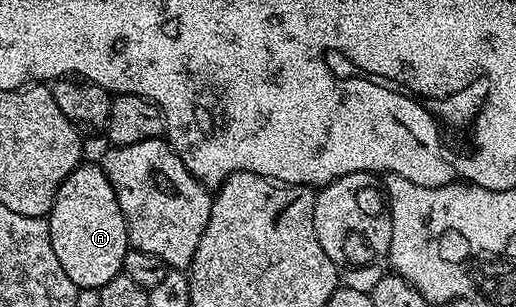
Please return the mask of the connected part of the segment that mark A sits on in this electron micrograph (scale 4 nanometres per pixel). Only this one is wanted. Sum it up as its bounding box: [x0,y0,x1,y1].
[49,163,129,290]

